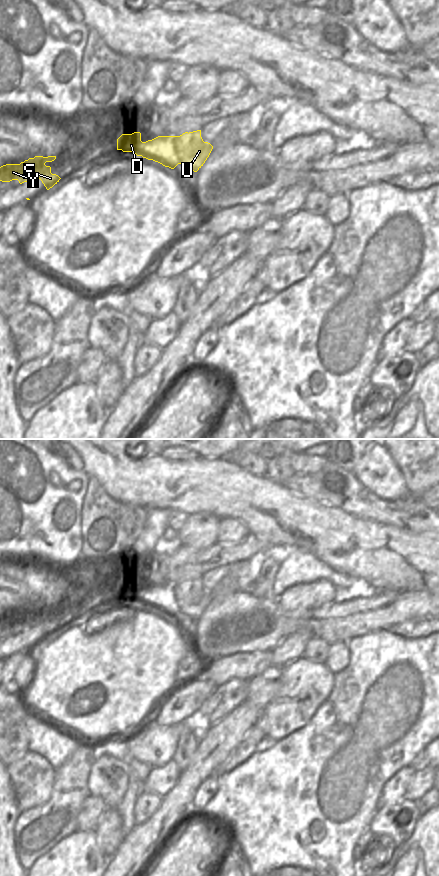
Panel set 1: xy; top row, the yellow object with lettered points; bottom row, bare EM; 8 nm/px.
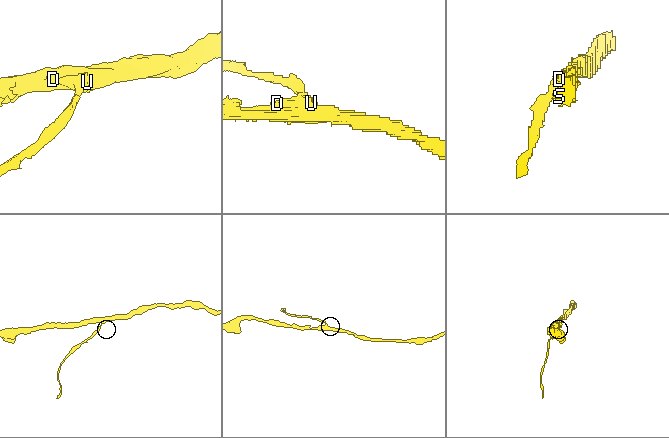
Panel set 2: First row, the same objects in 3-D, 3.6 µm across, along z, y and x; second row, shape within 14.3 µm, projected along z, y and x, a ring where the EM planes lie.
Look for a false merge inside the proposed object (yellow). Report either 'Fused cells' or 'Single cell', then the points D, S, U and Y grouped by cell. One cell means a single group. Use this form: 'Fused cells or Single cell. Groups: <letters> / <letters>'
Fused cells. Groups: D S Y / U

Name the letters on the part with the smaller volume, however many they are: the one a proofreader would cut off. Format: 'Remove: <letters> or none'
Remove: U

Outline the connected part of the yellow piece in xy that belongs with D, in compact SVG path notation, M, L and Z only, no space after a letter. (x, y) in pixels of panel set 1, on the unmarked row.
M141 581L122 582L117 587L117 598L132 600L148 608L153 608L165 615L174 617L181 612L175 589L177 584L158 584L146 590L141 589Z

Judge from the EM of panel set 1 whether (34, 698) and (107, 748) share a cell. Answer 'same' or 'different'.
different

